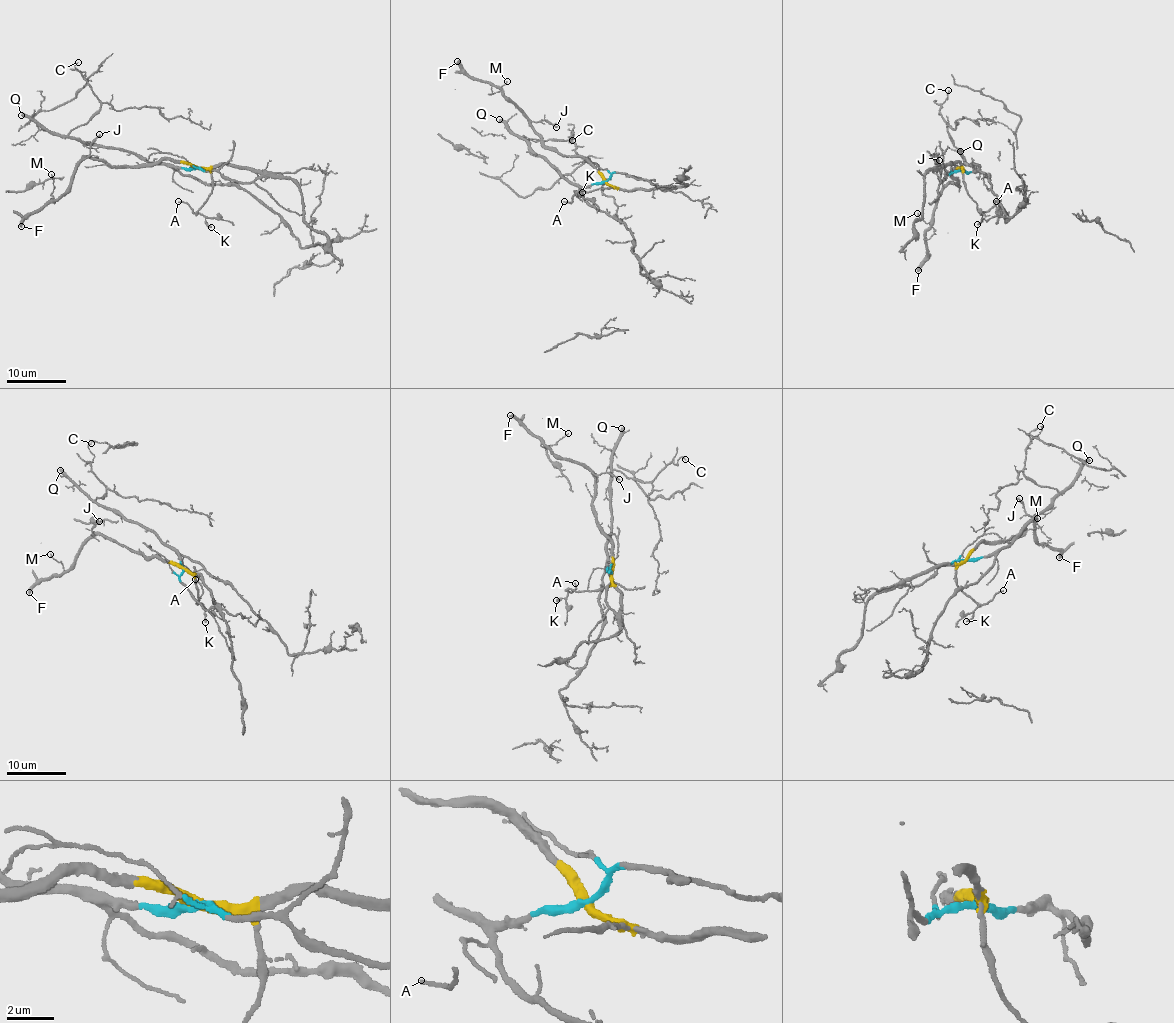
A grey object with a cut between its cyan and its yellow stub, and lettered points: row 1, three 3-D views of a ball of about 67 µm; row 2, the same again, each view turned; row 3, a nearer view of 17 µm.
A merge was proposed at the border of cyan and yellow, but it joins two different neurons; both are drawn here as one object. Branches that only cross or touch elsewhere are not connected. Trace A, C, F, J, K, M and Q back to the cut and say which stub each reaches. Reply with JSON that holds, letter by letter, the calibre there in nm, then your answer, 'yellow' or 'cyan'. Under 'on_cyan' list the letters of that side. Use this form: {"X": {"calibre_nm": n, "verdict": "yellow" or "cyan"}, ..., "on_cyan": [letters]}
{"A": {"calibre_nm": 140, "verdict": "yellow"}, "C": {"calibre_nm": 120, "verdict": "cyan"}, "F": {"calibre_nm": 400, "verdict": "yellow"}, "J": {"calibre_nm": 190, "verdict": "yellow"}, "K": {"calibre_nm": 200, "verdict": "yellow"}, "M": {"calibre_nm": 90, "verdict": "yellow"}, "Q": {"calibre_nm": 400, "verdict": "cyan"}, "on_cyan": ["C", "Q"]}

